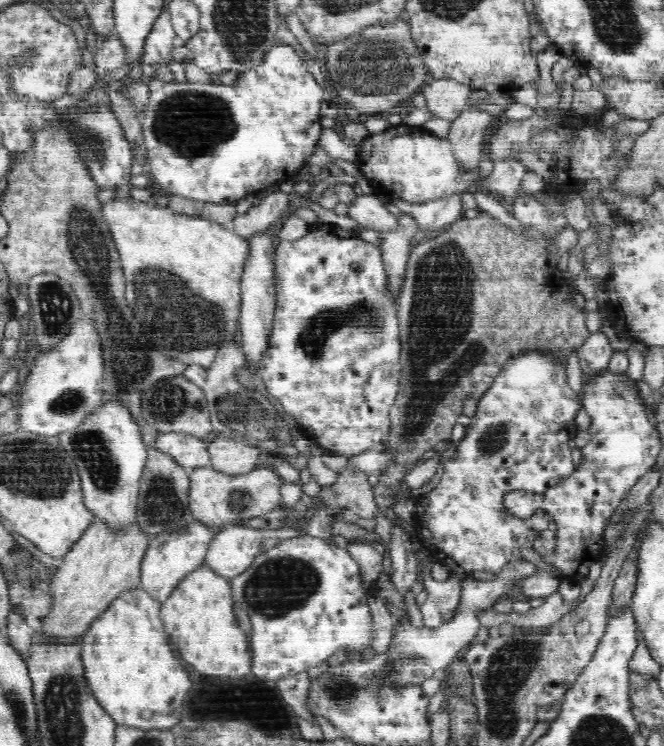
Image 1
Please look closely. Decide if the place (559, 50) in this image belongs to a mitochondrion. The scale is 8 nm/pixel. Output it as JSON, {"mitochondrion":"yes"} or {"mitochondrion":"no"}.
{"mitochondrion":"no"}

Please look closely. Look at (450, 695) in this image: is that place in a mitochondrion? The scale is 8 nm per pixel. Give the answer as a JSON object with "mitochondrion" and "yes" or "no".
{"mitochondrion":"no"}

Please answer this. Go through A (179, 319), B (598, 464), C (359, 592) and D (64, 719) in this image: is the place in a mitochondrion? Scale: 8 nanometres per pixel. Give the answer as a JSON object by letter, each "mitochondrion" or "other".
{"A":"mitochondrion","B":"mitochondrion","C":"other","D":"mitochondrion"}

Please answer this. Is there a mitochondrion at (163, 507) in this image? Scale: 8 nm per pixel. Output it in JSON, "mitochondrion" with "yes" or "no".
{"mitochondrion":"yes"}

